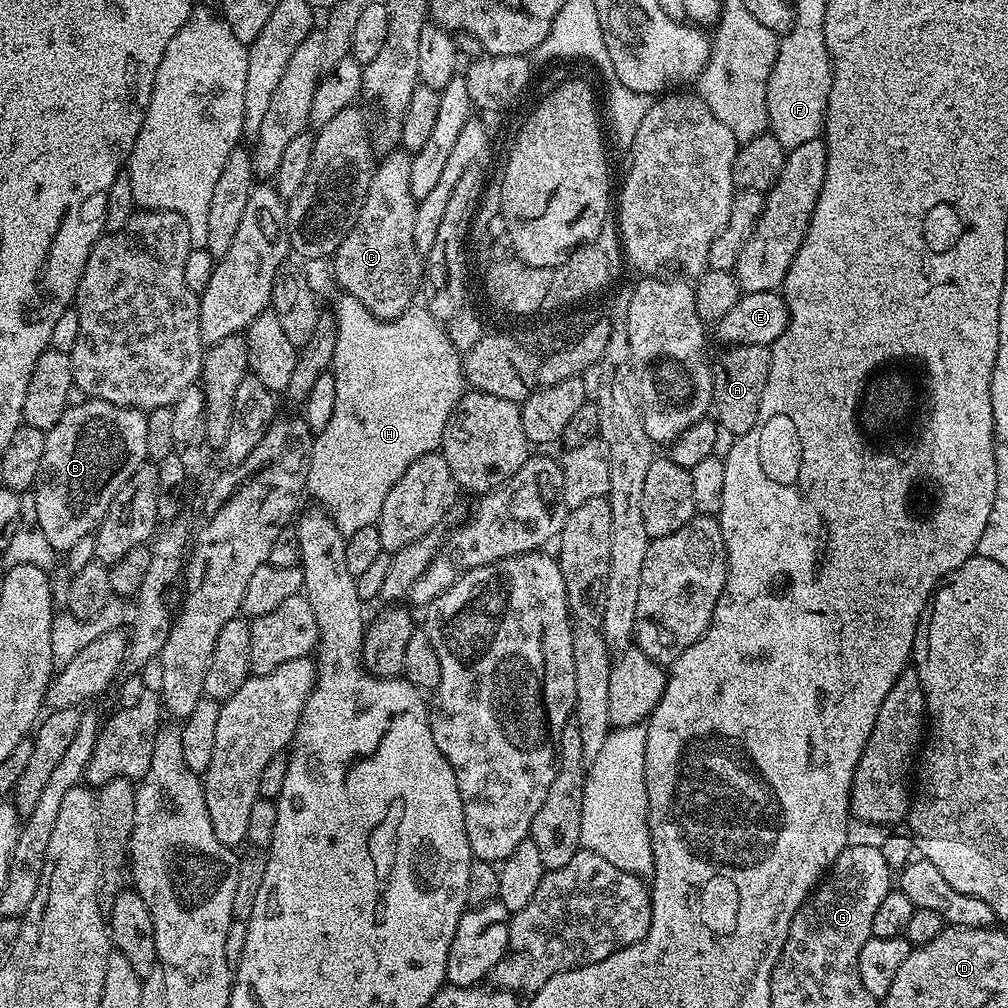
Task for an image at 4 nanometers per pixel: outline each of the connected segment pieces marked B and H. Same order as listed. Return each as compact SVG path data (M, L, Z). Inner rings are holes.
M97 398L81 399L81 404L73 403L62 414L62 418L58 418L58 422L53 428L47 429L46 432L46 451L42 453L42 466L38 466L38 478L34 485L36 493L36 521L40 529L46 534L46 542L50 542L50 546L57 553L67 554L70 546L74 545L79 537L95 531L100 527L100 523L106 518L106 514L110 510L110 502L114 502L114 494L118 494L118 490L122 490L122 486L126 486L126 478L130 478L130 474L134 474L134 470L138 470L138 466L142 466L148 459L149 454L146 450L146 422L147 415L139 408L127 408L124 405L118 405L114 402L99 400Z
M344 294L341 297L336 304L336 312L334 311L336 345L330 369L334 378L334 414L330 414L330 422L327 424L326 430L315 433L312 441L307 491L310 496L312 492L313 498L316 499L313 501L327 512L328 517L334 522L334 526L338 526L340 533L347 538L350 534L354 534L354 530L375 524L380 519L382 502L386 502L386 494L390 494L390 486L394 486L394 482L398 482L398 478L402 478L402 474L406 472L406 466L410 466L410 462L414 462L419 456L425 456L427 452L439 449L442 430L446 426L454 406L466 391L466 381L461 349L452 345L452 336L444 329L447 327L441 321L433 318L427 308L409 306L396 320L380 320L376 316L371 316L366 310L366 306L362 306L362 302L358 302L352 296Z

